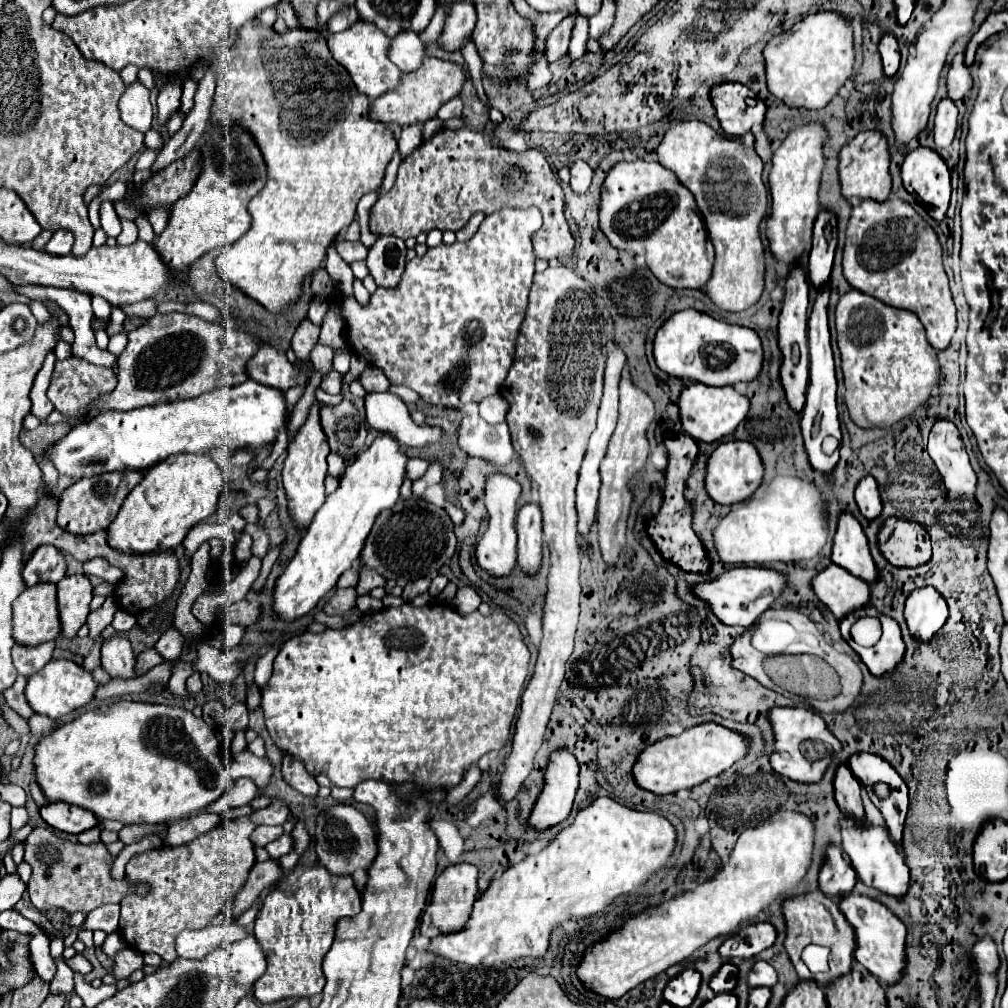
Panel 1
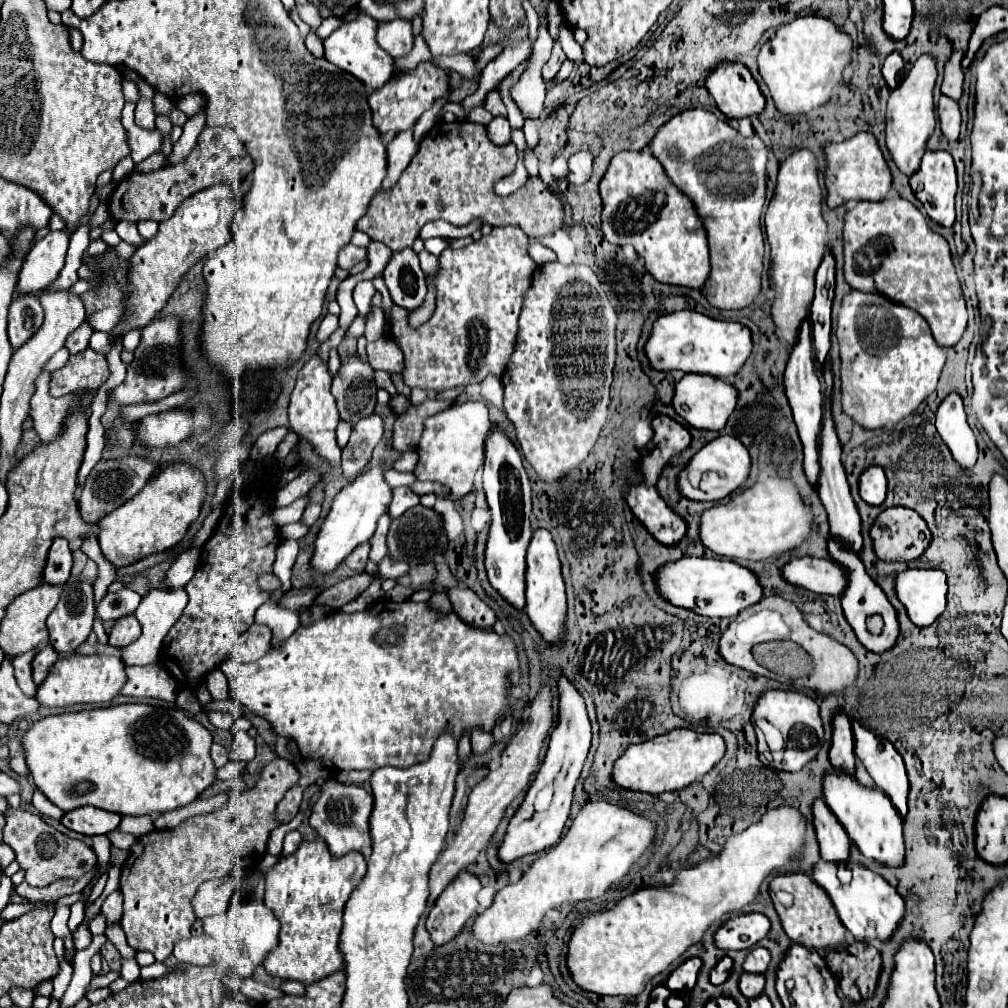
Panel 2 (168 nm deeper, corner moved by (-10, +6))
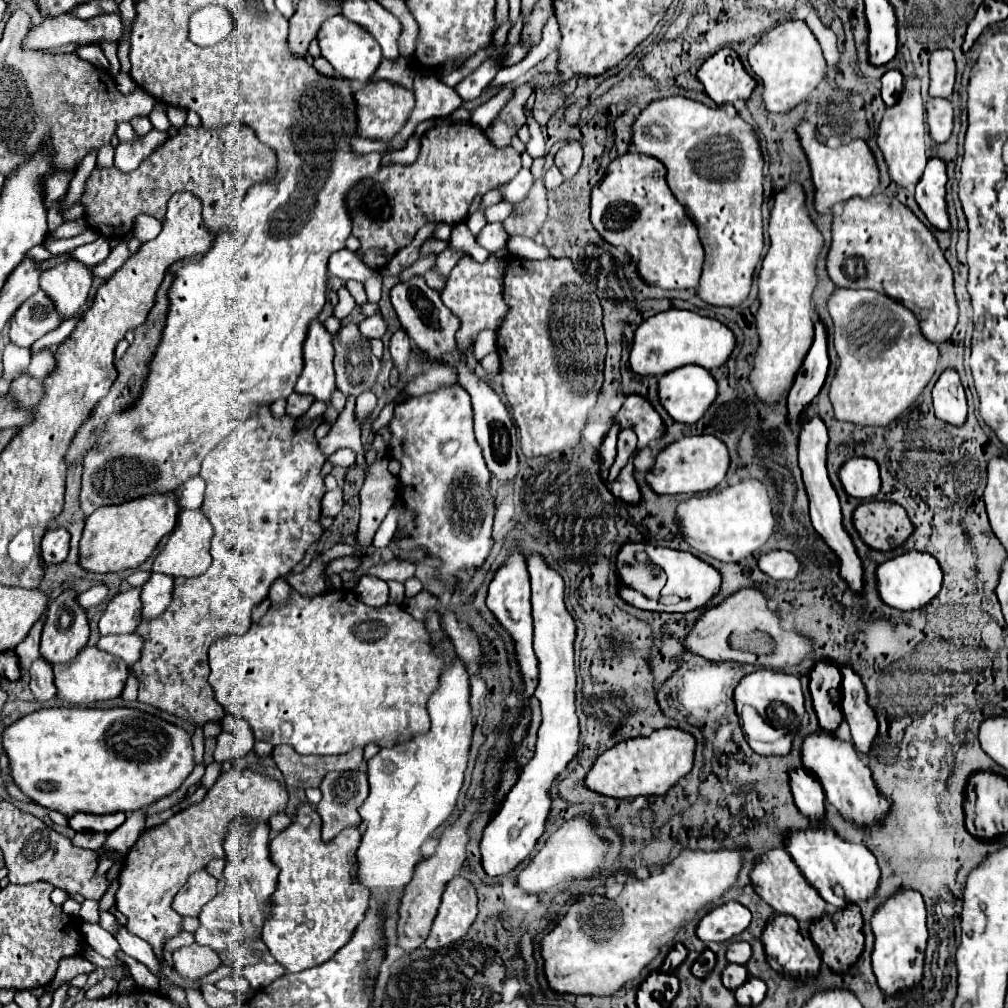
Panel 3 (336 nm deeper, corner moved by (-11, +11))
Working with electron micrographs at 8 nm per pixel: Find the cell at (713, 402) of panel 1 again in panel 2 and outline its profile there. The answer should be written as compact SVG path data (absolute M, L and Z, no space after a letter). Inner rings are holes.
M685 374L681 380L675 382L673 408L693 428L721 430L725 426L729 414L735 410L735 404L737 404L737 390L729 382L717 380L709 374Z

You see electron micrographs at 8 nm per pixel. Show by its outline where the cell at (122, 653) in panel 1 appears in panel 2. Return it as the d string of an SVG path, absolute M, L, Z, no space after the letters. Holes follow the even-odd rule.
M127 614L119 620L115 620L115 626L109 632L109 644L119 648L119 646L127 646L129 642L135 642L141 634L141 626L135 618L135 614Z

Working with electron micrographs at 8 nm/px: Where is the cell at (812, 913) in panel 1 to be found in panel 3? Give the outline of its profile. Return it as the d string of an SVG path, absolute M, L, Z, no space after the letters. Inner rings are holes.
M772 849L768 853L764 853L758 861L758 865L752 869L750 873L754 889L758 891L758 895L780 915L790 915L794 917L802 927L808 927L812 921L820 919L826 915L826 901L816 893L816 889L812 889L812 885L804 879L804 875L800 873L800 869L796 867L796 863L792 861L792 857L788 855L788 851L784 849Z

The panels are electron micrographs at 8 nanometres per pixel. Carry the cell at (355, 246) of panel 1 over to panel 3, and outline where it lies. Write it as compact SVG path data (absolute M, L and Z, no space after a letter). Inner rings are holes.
M340 249L338 253L334 253L330 257L328 263L328 271L334 277L340 279L356 279L356 281L366 281L370 277L376 277L380 273L376 273L374 269L366 269L366 265L362 265L362 261L358 261L358 255L350 249Z

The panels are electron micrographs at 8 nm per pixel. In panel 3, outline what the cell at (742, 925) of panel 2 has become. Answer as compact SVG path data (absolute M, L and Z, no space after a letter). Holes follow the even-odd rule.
M726 903L712 909L698 925L698 937L704 943L728 941L734 935L744 933L750 927L752 913L740 903Z

